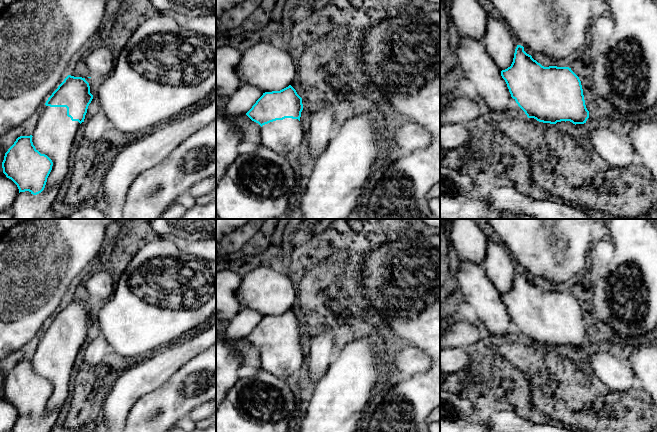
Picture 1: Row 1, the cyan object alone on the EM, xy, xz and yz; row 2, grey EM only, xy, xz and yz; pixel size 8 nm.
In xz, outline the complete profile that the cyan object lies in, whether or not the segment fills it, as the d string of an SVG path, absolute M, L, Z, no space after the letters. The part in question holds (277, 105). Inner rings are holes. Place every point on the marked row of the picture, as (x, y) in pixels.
M289 85L280 91L263 93L246 115L261 126L261 146L287 155L296 147L304 147L304 130L300 122L302 110L302 98Z

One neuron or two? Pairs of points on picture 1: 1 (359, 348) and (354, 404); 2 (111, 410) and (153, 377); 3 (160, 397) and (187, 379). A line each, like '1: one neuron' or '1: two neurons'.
1: one neuron
2: one neuron
3: one neuron

